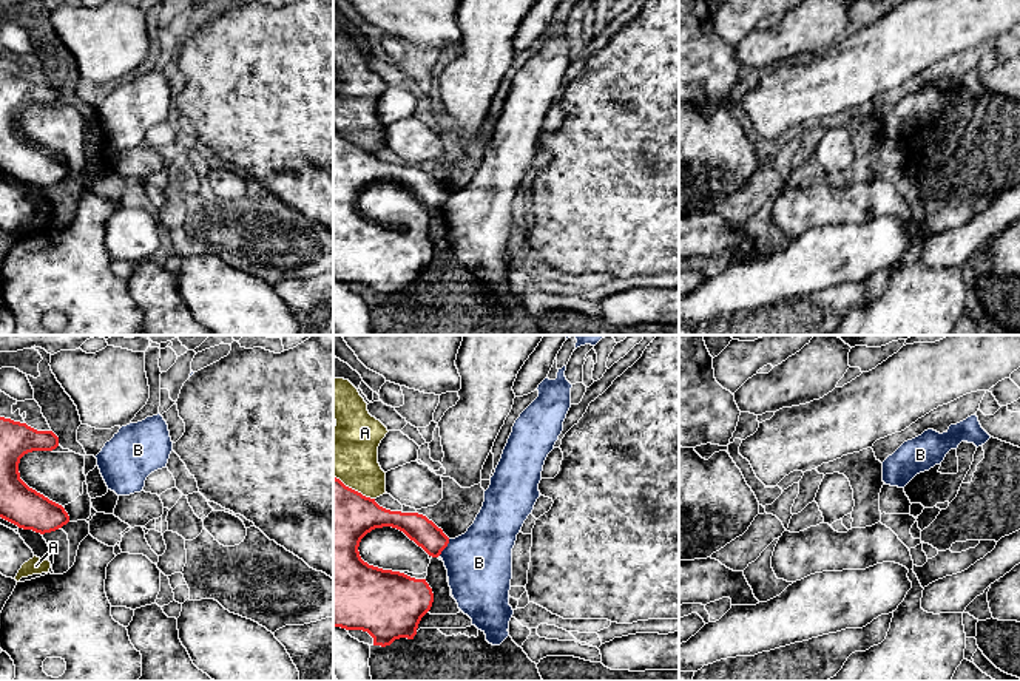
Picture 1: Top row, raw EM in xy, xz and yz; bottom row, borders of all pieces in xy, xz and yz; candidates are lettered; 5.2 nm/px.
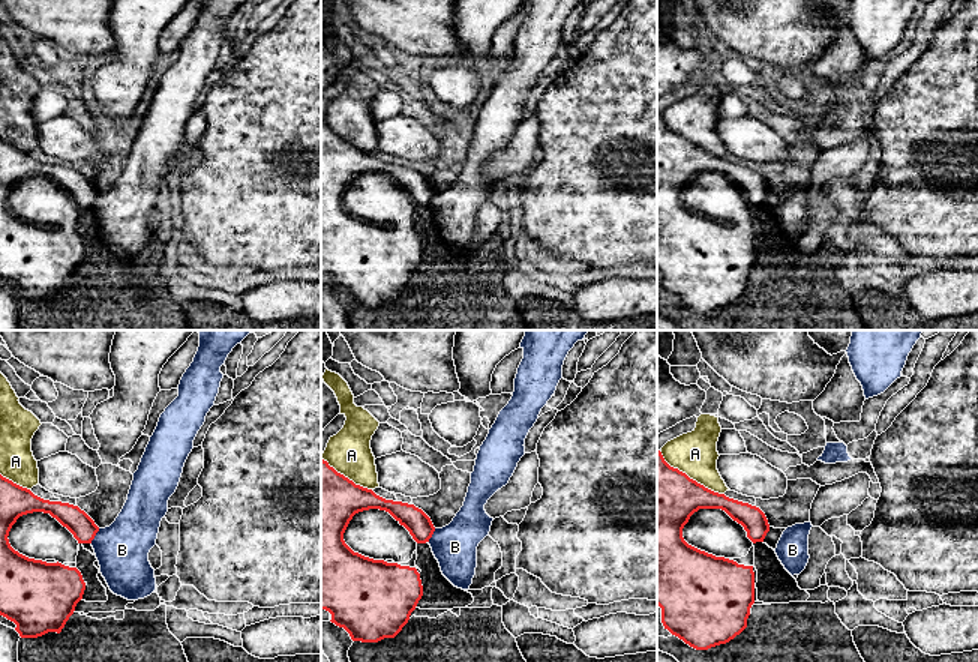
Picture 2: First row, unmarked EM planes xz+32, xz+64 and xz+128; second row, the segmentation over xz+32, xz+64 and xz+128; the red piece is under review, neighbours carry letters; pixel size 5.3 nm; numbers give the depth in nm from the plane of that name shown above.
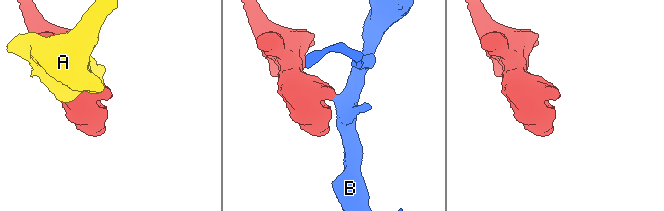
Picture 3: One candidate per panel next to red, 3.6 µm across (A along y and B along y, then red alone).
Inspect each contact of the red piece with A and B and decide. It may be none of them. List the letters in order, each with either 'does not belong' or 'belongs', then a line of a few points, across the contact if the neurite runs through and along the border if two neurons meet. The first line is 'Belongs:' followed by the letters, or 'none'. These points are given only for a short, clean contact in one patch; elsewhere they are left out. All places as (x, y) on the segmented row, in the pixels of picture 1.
Belongs: none
A: does not belong
B: does not belong; line xz (449, 539), (439, 555)

